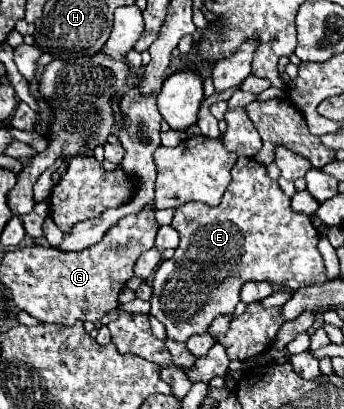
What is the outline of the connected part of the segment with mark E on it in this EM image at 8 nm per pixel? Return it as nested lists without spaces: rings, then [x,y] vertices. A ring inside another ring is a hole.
[[[239,156],[231,170],[231,184],[227,186],[219,206],[203,206],[199,202],[189,202],[177,208],[171,226],[179,232],[181,244],[171,260],[161,262],[153,278],[151,296],[151,316],[155,316],[167,328],[167,338],[177,342],[187,342],[193,334],[203,334],[209,324],[221,314],[233,314],[241,286],[249,280],[265,280],[289,290],[299,290],[309,284],[325,282],[325,264],[317,250],[319,232],[311,224],[307,214],[295,212],[291,208],[291,198],[287,198],[279,184],[267,176],[263,164],[255,158]]]

